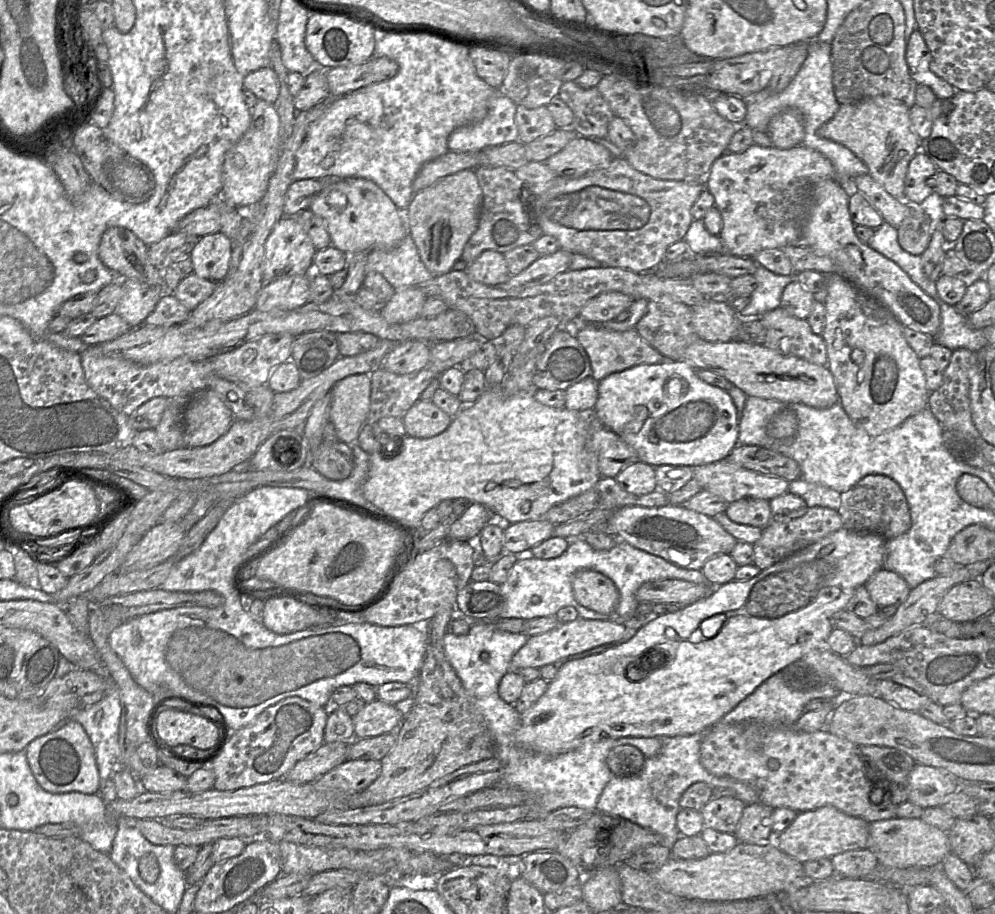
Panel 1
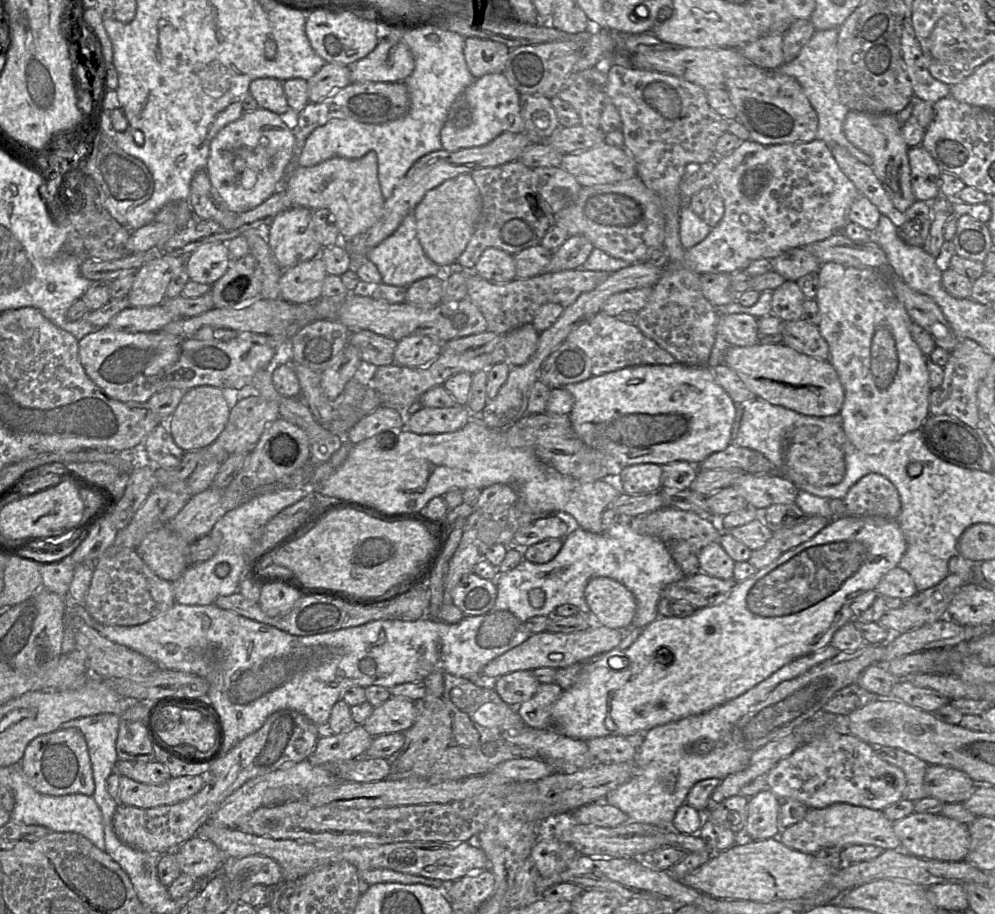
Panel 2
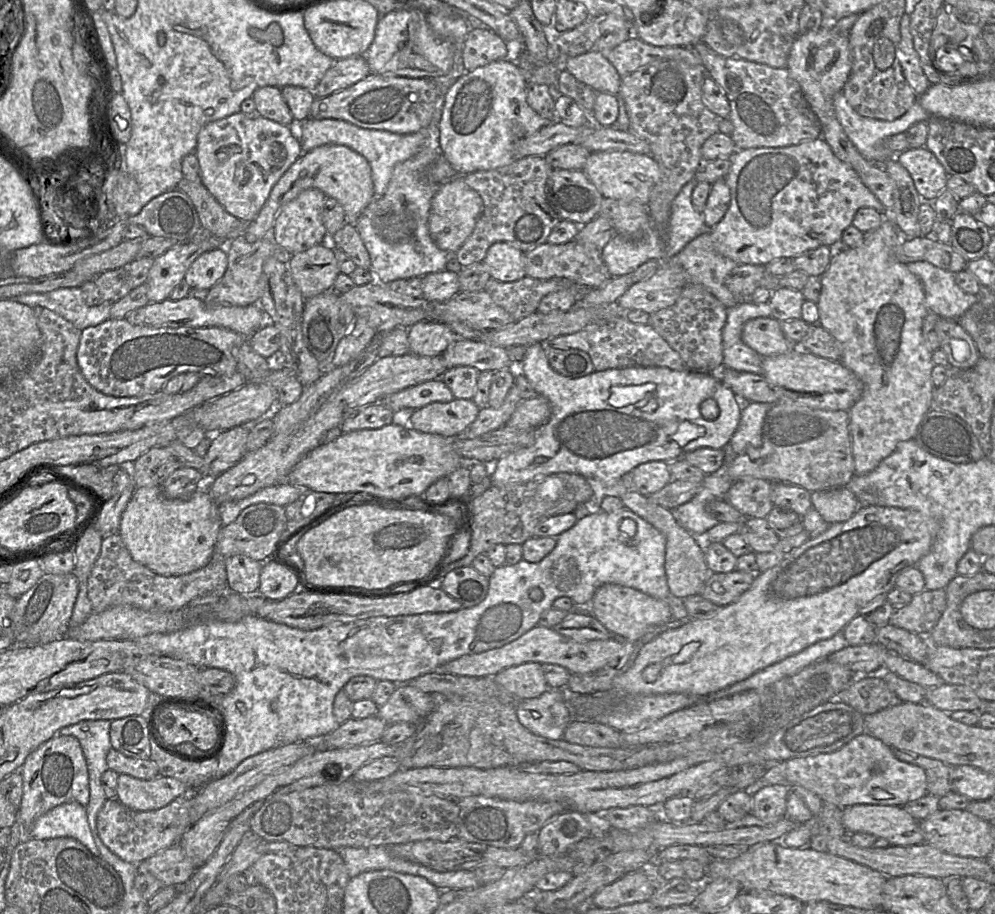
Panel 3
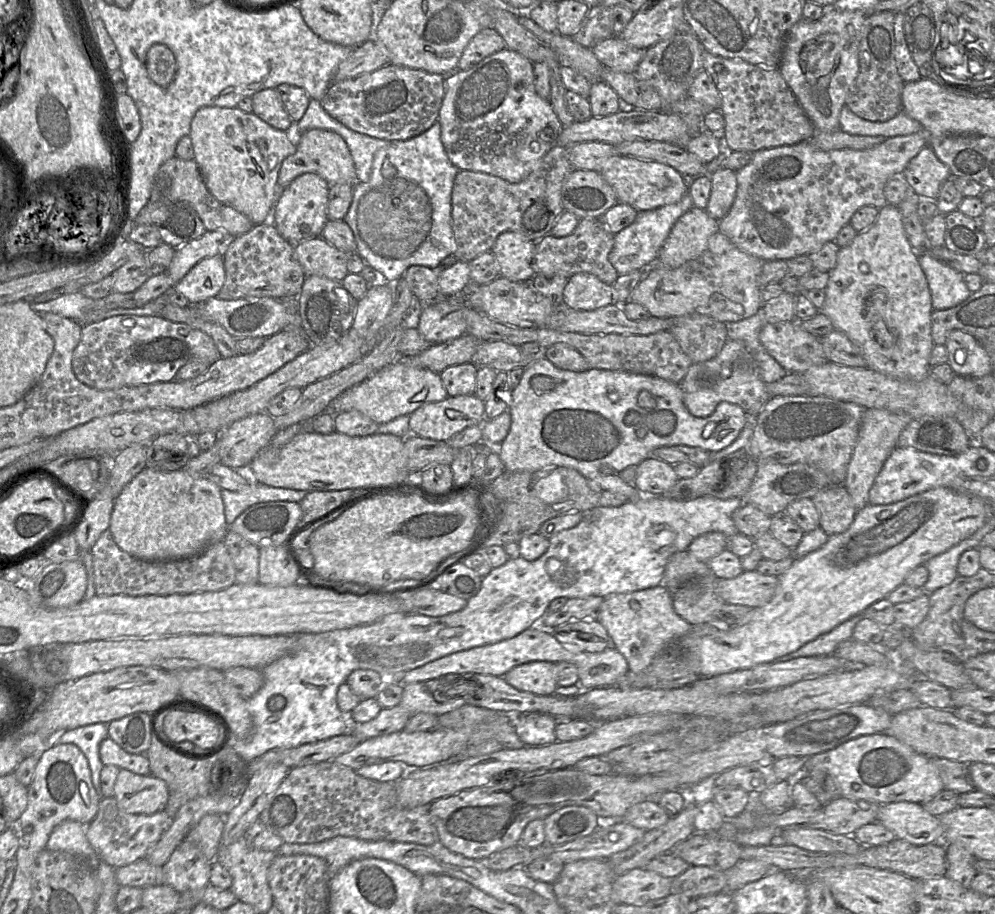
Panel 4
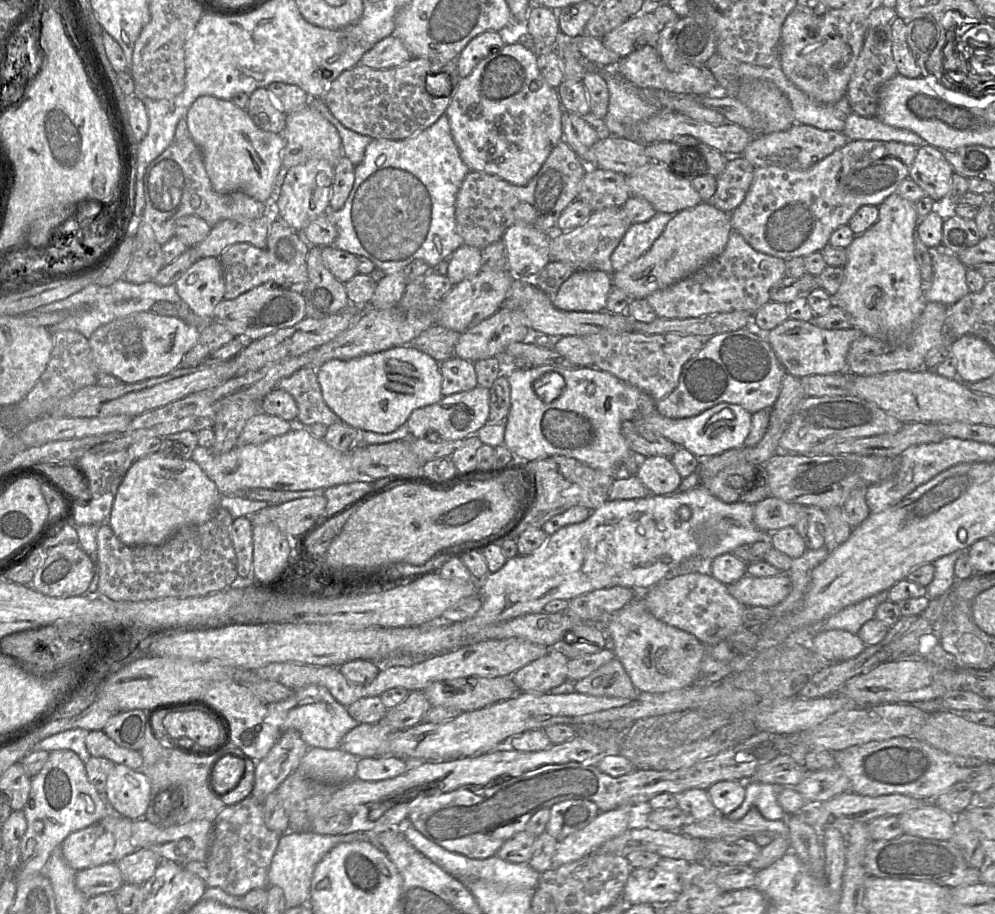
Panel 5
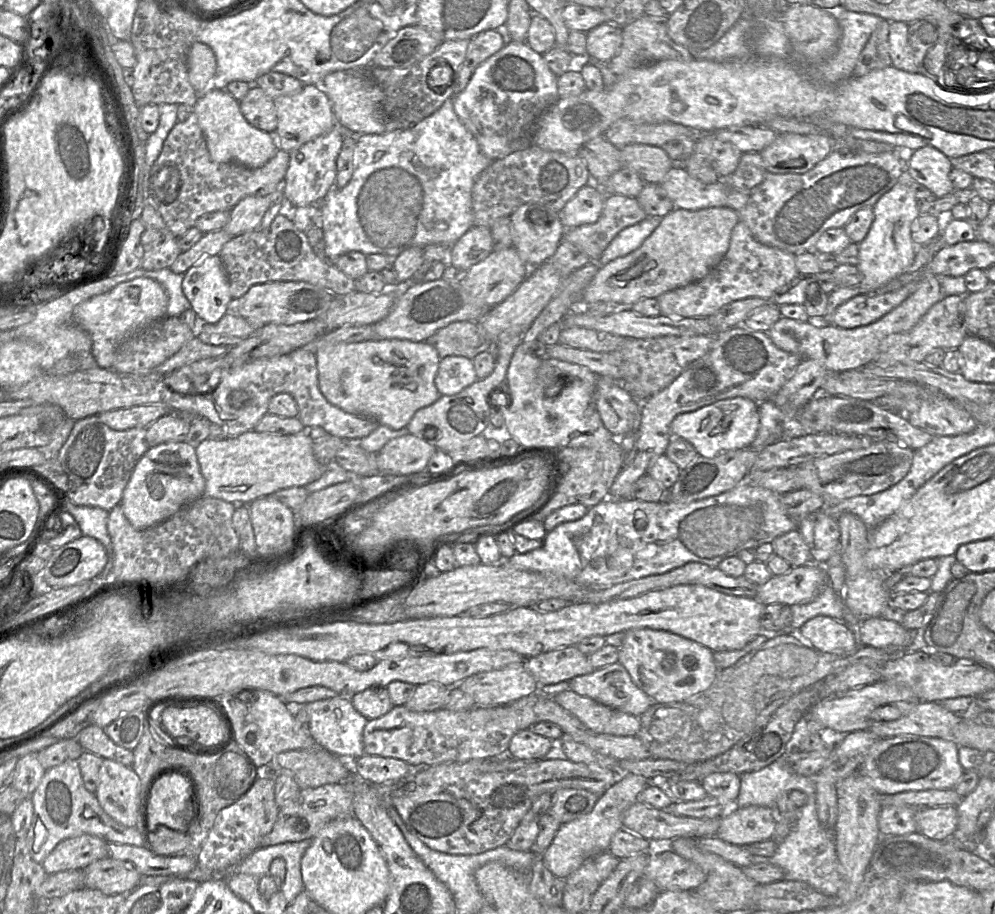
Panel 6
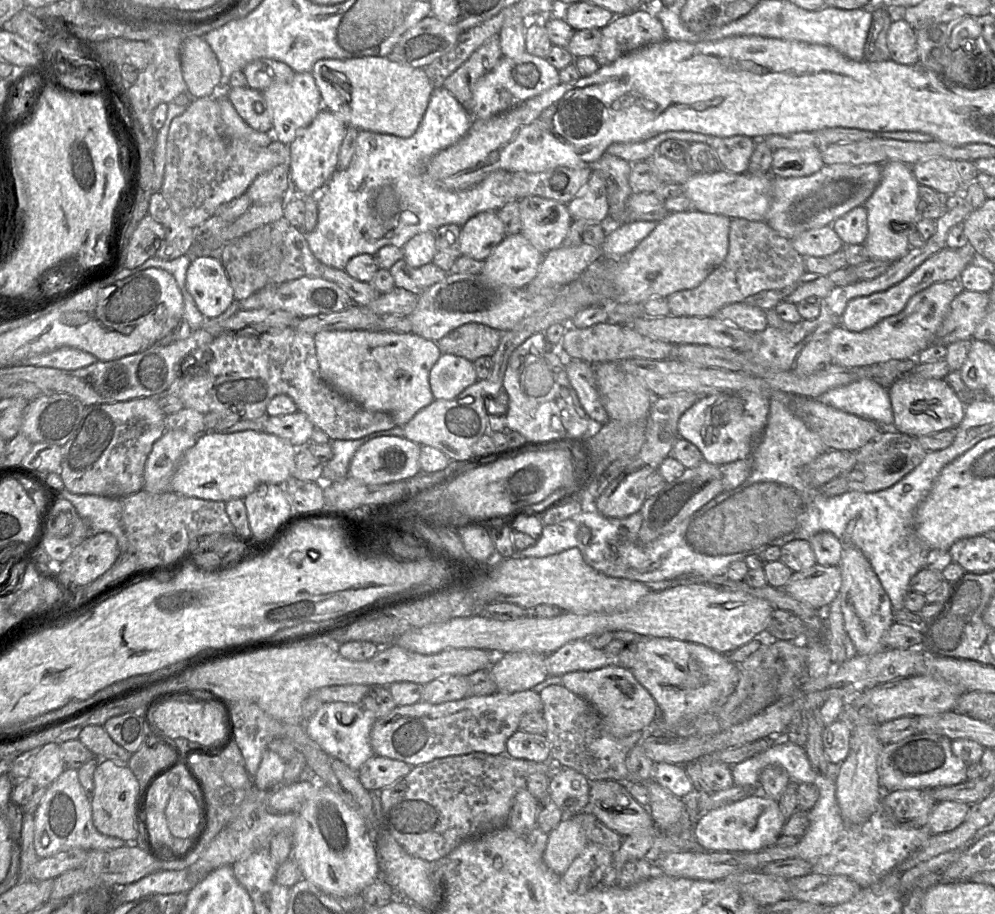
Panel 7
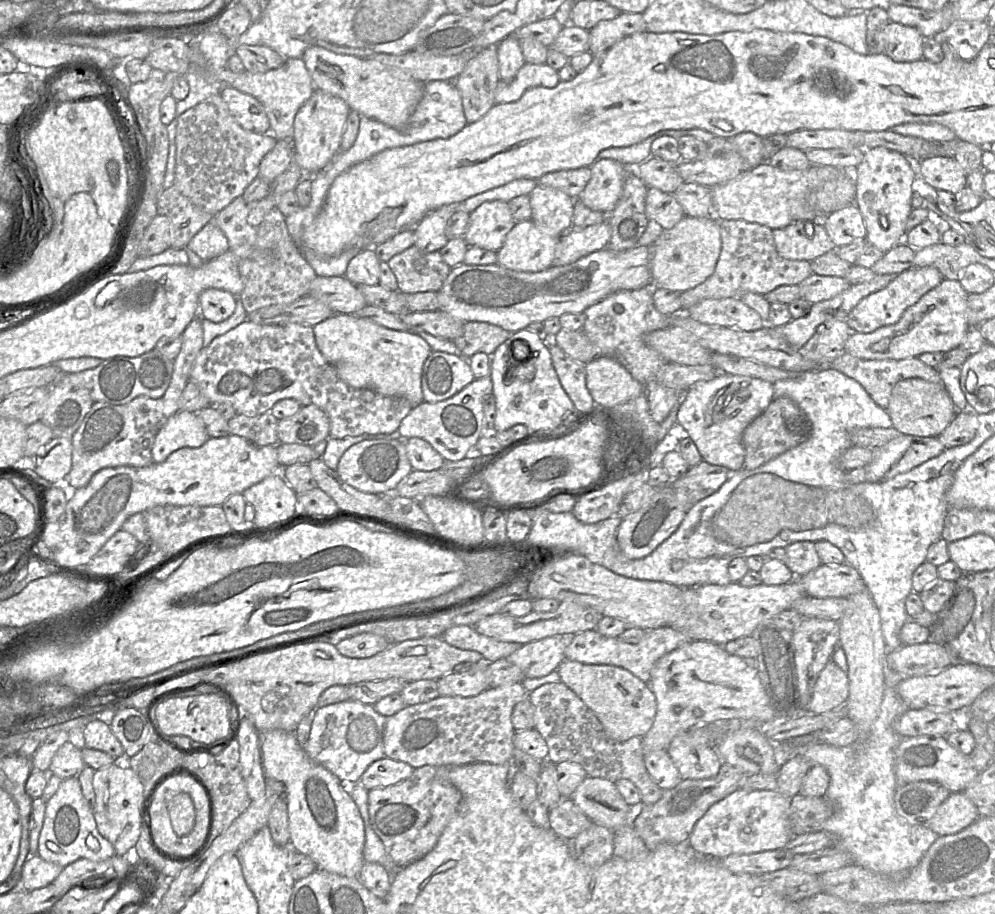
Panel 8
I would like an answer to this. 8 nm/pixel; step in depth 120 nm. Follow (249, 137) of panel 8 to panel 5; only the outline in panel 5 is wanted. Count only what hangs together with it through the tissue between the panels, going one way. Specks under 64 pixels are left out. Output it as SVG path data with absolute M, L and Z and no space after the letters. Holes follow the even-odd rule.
M192 138L173 142L148 165L144 175L144 196L142 220L151 227L156 241L161 246L175 236L175 225L181 217L194 215L214 227L226 219L248 222L260 218L271 207L271 204L259 202L243 192L215 192L208 178L201 151Z

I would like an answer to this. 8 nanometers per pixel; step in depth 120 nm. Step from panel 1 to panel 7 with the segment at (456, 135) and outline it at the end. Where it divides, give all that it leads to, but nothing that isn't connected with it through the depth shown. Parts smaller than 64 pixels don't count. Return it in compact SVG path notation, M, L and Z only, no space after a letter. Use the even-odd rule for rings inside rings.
M526 51L517 58L502 57L497 66L476 83L469 104L469 113L473 119L489 119L559 83L559 71L544 58L533 56Z

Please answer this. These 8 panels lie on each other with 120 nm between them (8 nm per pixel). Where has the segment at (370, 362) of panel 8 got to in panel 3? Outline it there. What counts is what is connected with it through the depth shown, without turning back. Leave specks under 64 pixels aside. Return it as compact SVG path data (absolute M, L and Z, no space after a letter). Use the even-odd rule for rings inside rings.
M441 378L425 381L386 396L381 402L394 412L402 408L418 409L432 402L450 402L454 396Z

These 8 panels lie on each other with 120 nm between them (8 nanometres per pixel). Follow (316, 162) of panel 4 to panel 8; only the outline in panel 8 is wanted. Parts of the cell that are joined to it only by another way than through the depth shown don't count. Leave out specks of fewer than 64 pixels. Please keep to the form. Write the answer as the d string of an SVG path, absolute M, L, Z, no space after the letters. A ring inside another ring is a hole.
M302 58L285 59L279 68L265 73L251 73L246 70L234 73L226 67L219 71L218 81L224 86L231 86L255 97L263 105L271 129L274 131L272 137L277 140L291 139L295 116L316 89Z

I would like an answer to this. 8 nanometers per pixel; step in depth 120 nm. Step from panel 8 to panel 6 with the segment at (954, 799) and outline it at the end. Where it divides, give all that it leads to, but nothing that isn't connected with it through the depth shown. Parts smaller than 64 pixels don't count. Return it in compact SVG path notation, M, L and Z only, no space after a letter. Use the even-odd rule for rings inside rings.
M946 805L918 810L915 815L917 832L934 840L948 840L958 825L956 806Z

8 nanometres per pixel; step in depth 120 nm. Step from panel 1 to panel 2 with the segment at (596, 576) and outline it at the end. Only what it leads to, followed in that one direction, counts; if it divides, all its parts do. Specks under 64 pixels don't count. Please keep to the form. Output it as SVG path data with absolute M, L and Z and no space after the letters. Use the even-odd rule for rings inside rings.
M594 577L587 583L584 595L595 623L616 630L632 627L637 603L625 585L608 577Z

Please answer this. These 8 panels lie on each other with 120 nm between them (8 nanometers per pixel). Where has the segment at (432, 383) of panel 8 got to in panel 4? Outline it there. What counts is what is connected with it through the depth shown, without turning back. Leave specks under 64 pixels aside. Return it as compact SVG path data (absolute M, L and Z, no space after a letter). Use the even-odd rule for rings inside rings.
M463 363L445 368L439 373L448 396L471 395L476 389L477 367Z

